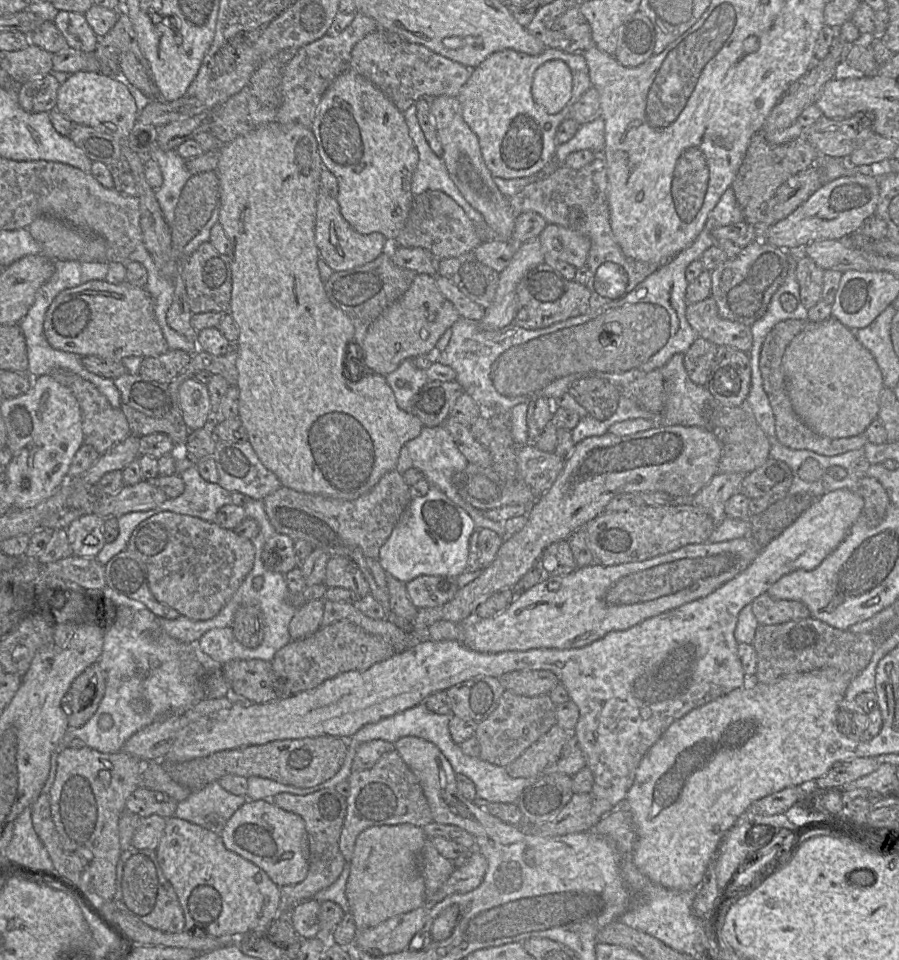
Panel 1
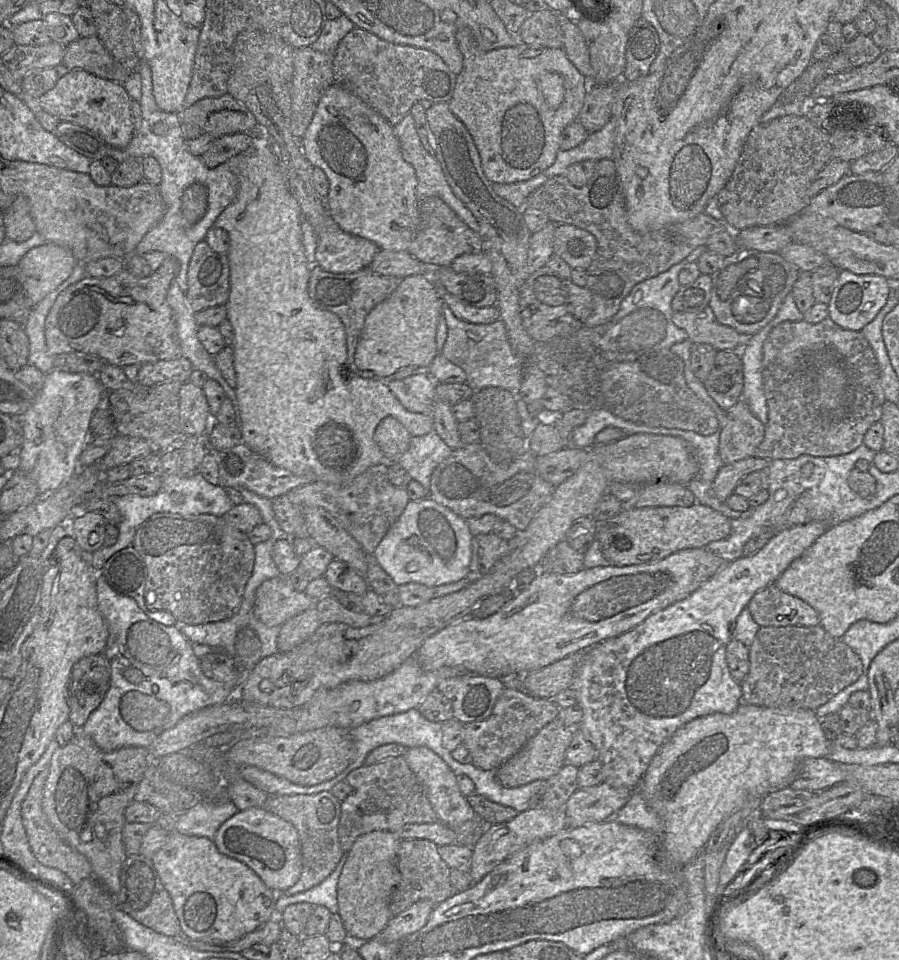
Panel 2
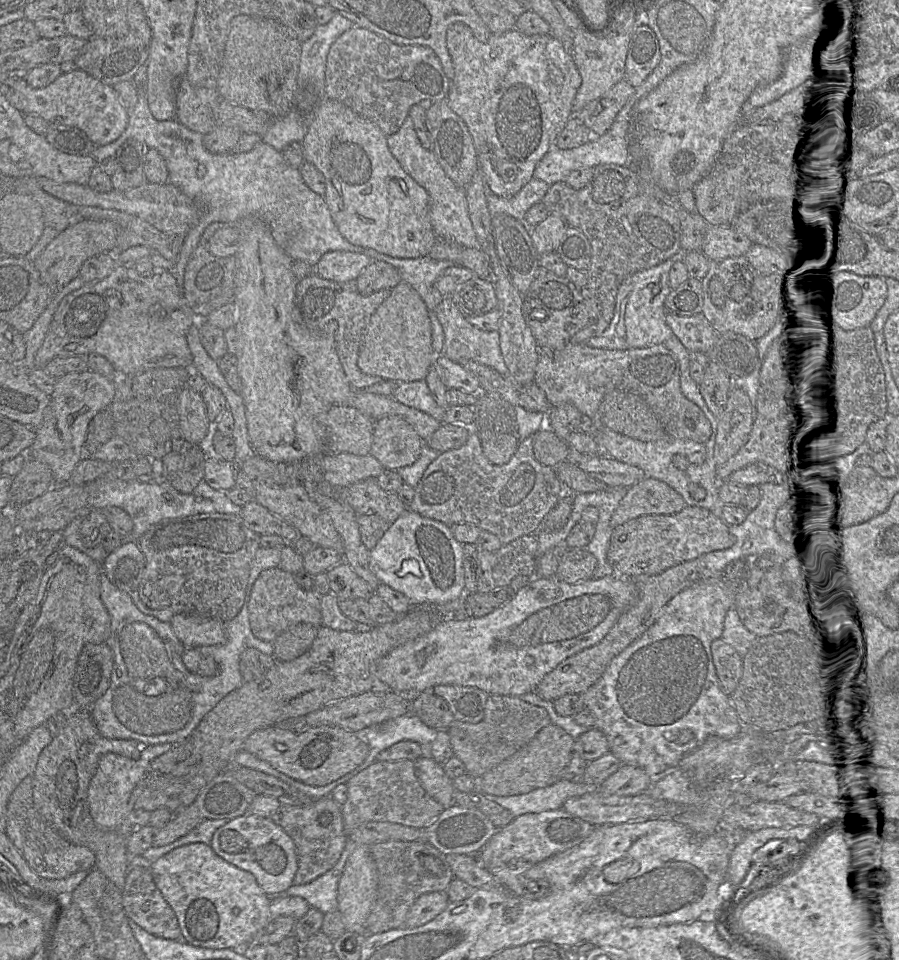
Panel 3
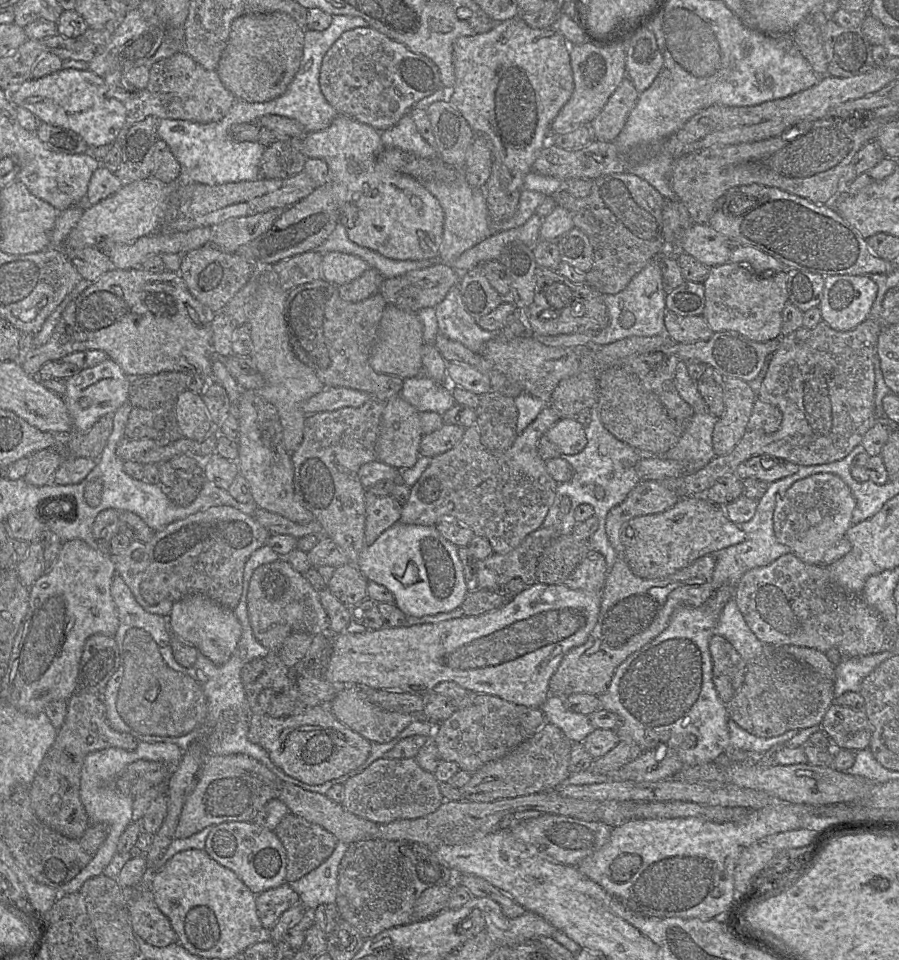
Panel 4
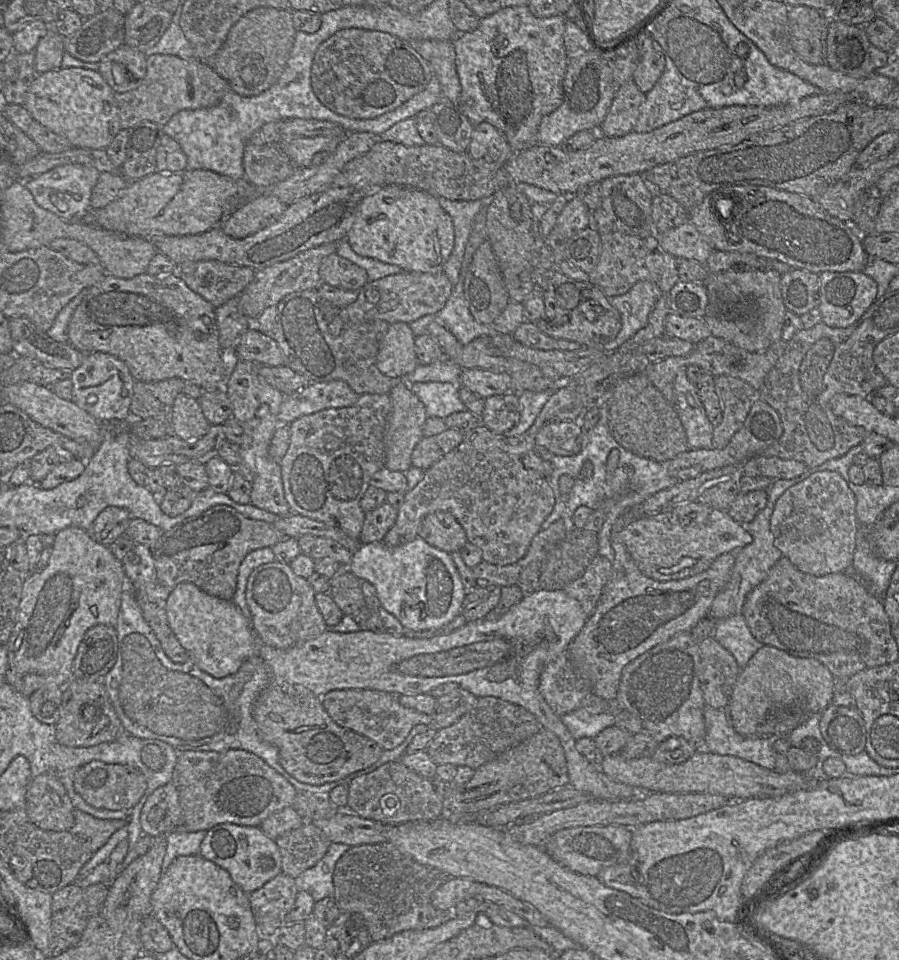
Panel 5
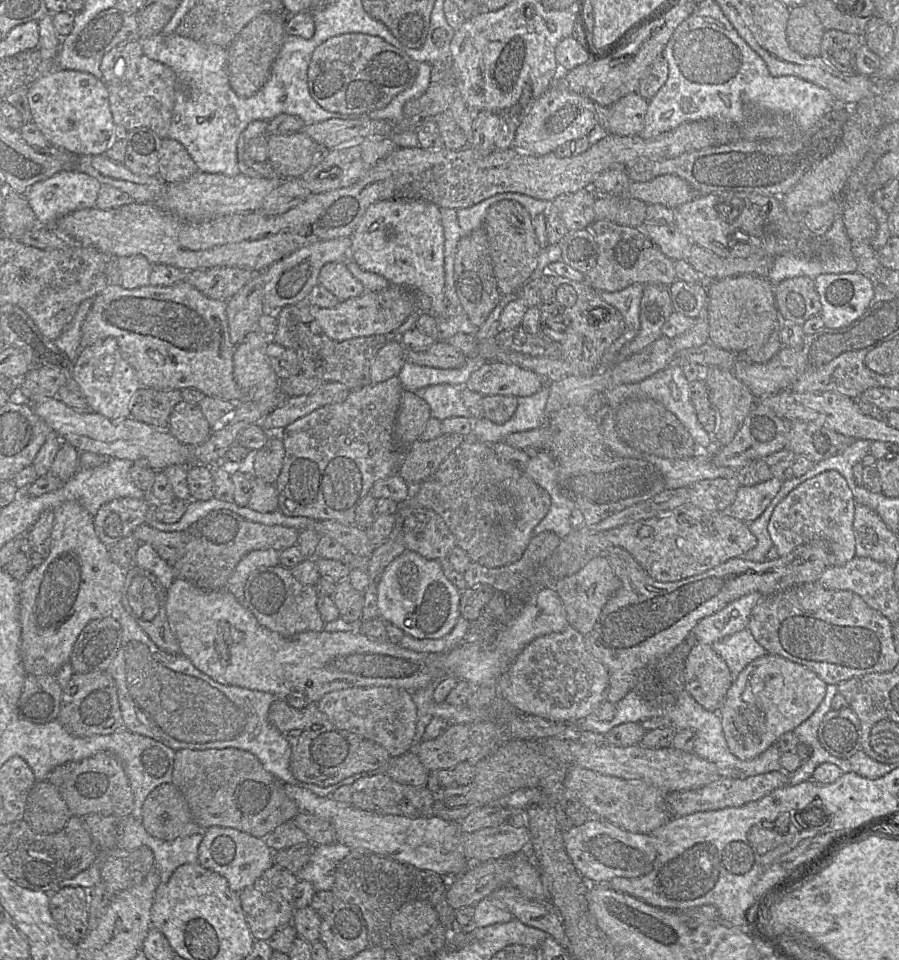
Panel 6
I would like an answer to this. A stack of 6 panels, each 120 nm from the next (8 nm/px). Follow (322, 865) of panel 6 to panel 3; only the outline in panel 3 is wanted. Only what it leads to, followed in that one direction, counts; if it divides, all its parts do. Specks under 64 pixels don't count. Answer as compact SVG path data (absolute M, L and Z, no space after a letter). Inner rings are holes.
M347 840L339 860L331 870L307 884L291 885L284 895L302 897L310 907L321 911L323 914L338 910L338 883L352 849L353 842Z

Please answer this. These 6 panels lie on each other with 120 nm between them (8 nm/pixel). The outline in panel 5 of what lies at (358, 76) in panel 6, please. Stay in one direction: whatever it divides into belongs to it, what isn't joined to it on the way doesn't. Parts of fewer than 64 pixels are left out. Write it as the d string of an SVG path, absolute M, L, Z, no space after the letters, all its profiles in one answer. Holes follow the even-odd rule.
M348 28L320 44L311 66L311 87L320 103L336 114L373 119L393 111L425 89L433 71L407 41L386 32Z

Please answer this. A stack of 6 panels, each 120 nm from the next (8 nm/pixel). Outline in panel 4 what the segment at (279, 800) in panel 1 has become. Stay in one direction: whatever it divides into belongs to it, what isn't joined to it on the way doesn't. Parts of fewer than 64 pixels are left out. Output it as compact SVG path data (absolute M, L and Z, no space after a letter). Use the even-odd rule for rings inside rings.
M289 812L274 830L287 855L285 883L290 884L321 865L338 840L323 827Z

